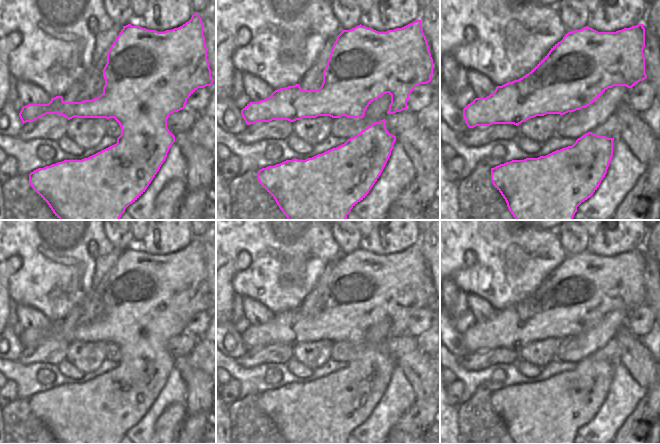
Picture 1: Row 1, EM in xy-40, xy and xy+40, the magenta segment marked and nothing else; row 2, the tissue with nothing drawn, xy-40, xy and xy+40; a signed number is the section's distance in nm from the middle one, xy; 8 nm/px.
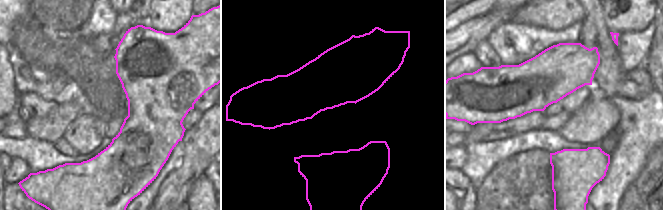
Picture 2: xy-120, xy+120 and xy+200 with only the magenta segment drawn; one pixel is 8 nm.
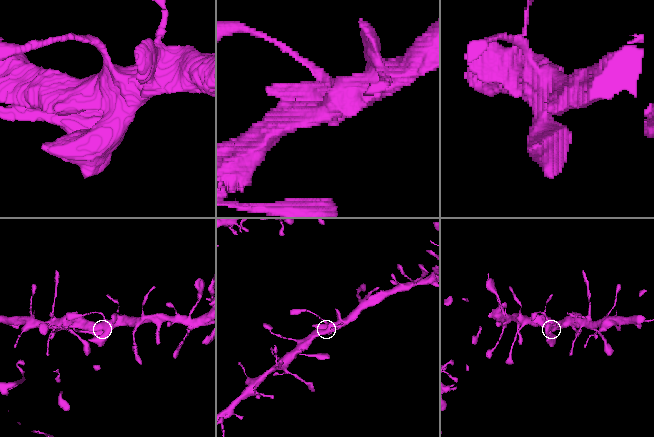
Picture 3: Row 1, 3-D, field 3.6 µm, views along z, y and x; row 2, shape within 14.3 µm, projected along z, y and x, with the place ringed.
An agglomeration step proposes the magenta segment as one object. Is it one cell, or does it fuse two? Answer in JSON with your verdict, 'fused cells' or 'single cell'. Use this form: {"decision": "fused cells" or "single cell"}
{"decision": "single cell"}

